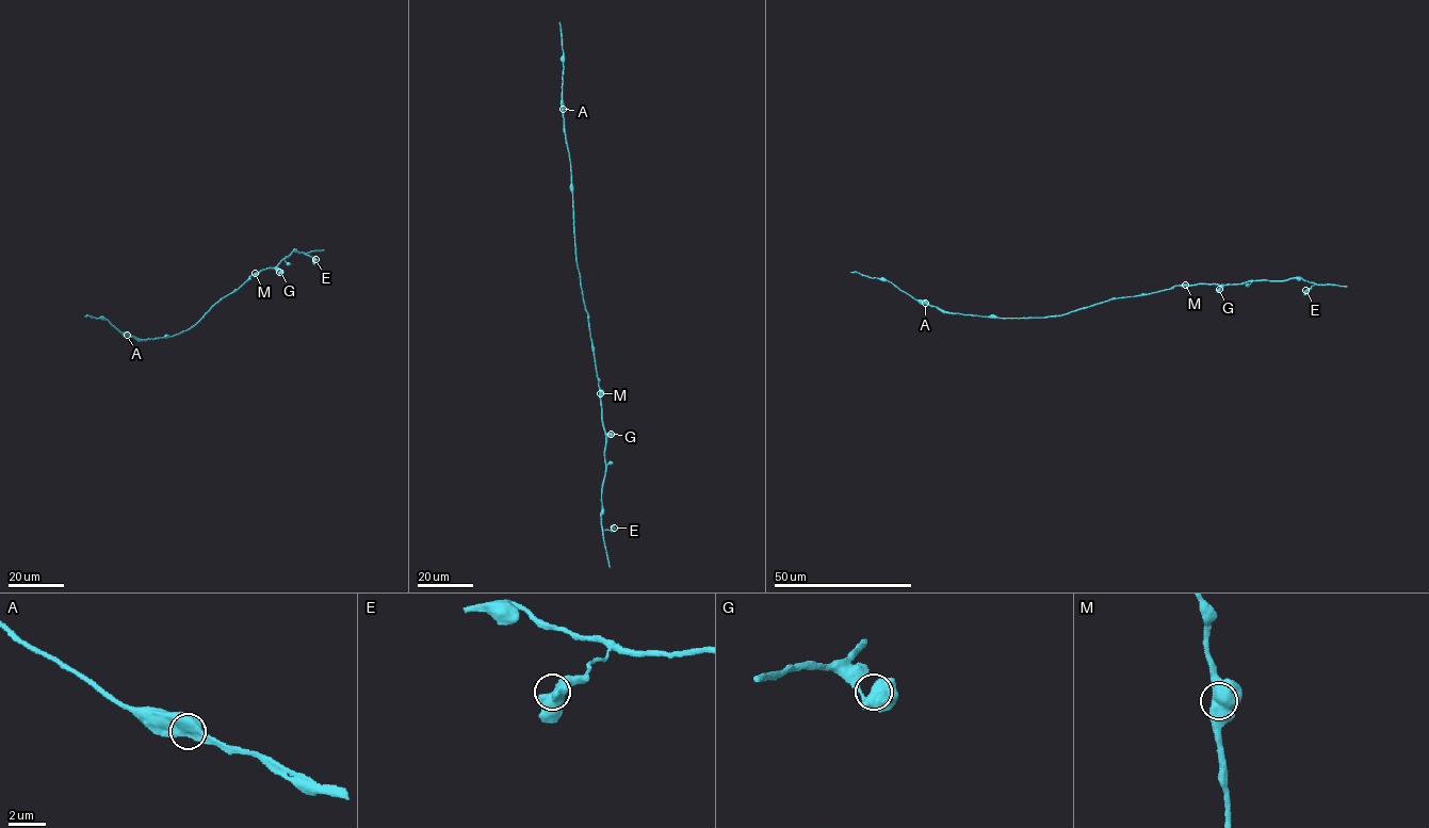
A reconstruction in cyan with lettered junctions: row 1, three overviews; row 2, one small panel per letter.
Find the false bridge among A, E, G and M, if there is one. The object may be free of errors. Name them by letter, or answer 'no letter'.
A

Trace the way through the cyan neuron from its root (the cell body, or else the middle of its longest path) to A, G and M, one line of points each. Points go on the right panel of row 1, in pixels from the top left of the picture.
A: (1095, 305), (1057, 315), (1008, 318), (946, 312), (925, 304)
G: (1095, 305), (1175, 286), (1216, 283), (1220, 286), (1219, 289)
M: (1095, 305), (1185, 285)

